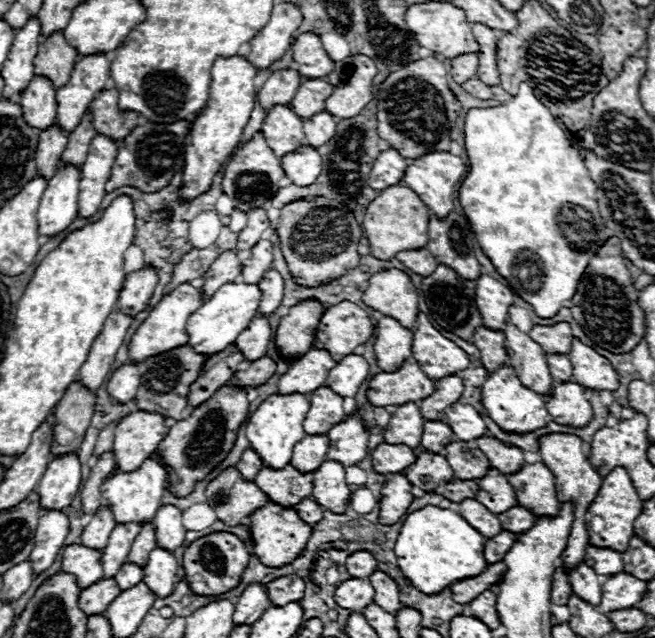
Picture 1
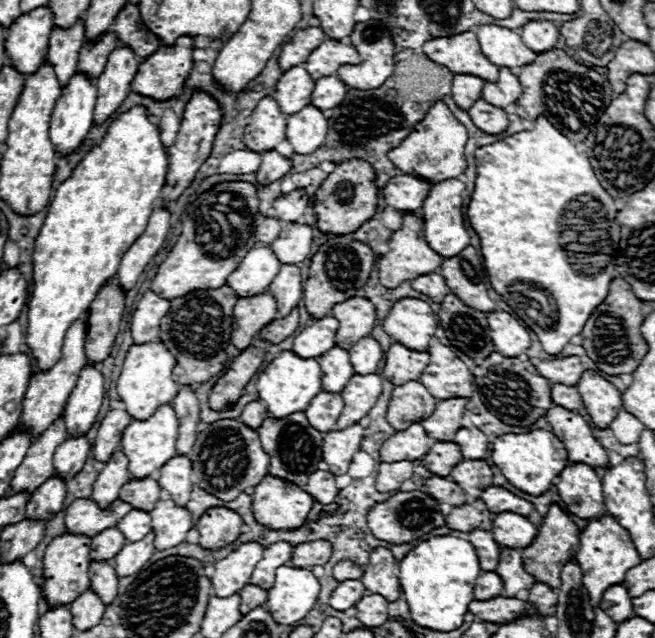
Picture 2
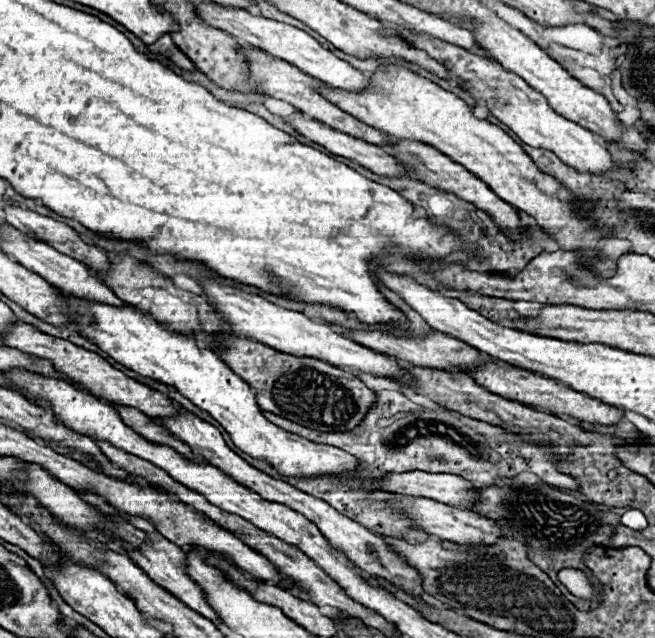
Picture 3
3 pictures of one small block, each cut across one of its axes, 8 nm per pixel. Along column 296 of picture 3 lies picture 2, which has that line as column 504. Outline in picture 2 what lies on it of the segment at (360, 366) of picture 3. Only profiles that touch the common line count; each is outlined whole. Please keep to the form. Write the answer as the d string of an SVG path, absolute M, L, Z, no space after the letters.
M506 312L488 314L488 332L496 346L496 352L506 358L516 358L526 352L526 348L530 348L528 330Z

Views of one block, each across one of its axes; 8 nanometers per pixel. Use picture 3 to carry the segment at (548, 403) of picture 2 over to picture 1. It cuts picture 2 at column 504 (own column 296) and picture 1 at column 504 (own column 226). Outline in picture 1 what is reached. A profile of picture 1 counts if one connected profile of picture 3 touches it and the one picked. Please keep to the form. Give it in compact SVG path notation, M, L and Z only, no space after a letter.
M482 326L482 328L478 328L478 332L474 332L472 342L480 350L480 354L482 354L480 360L482 360L484 368L488 370L488 374L498 370L500 366L504 366L508 362L502 332L490 332L488 328Z

